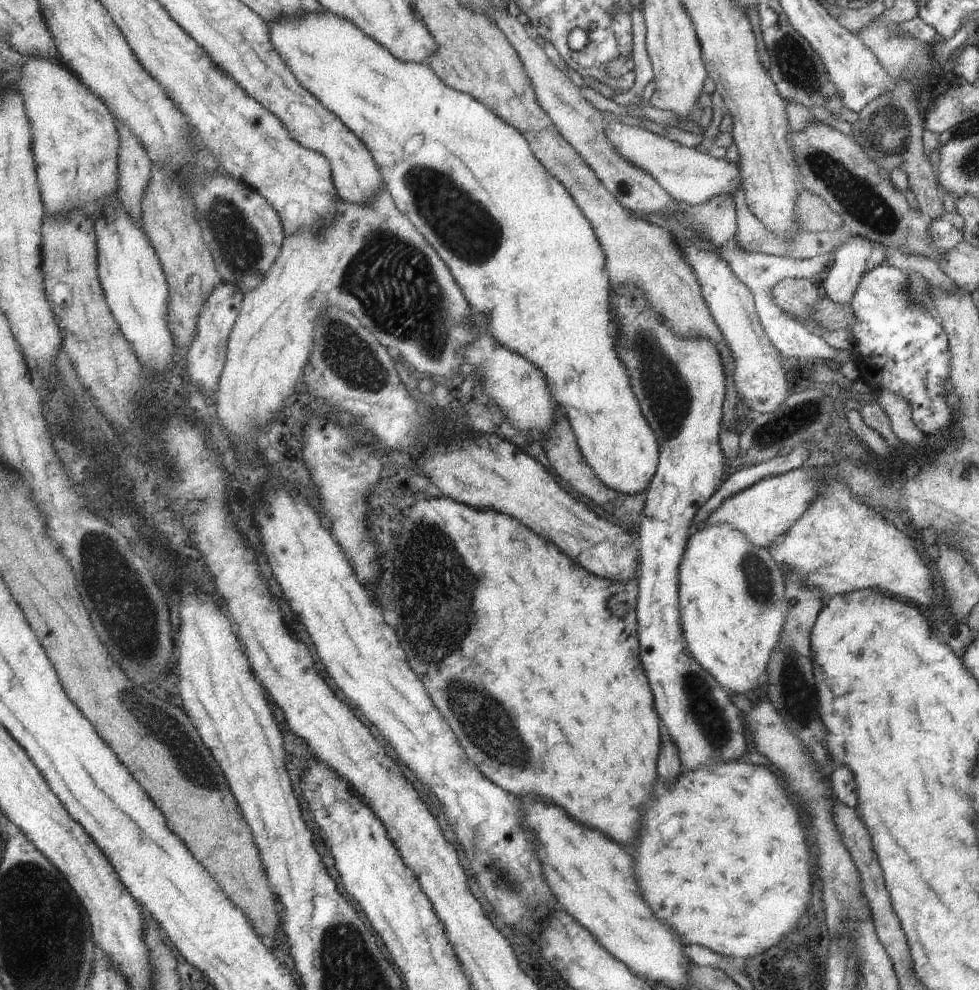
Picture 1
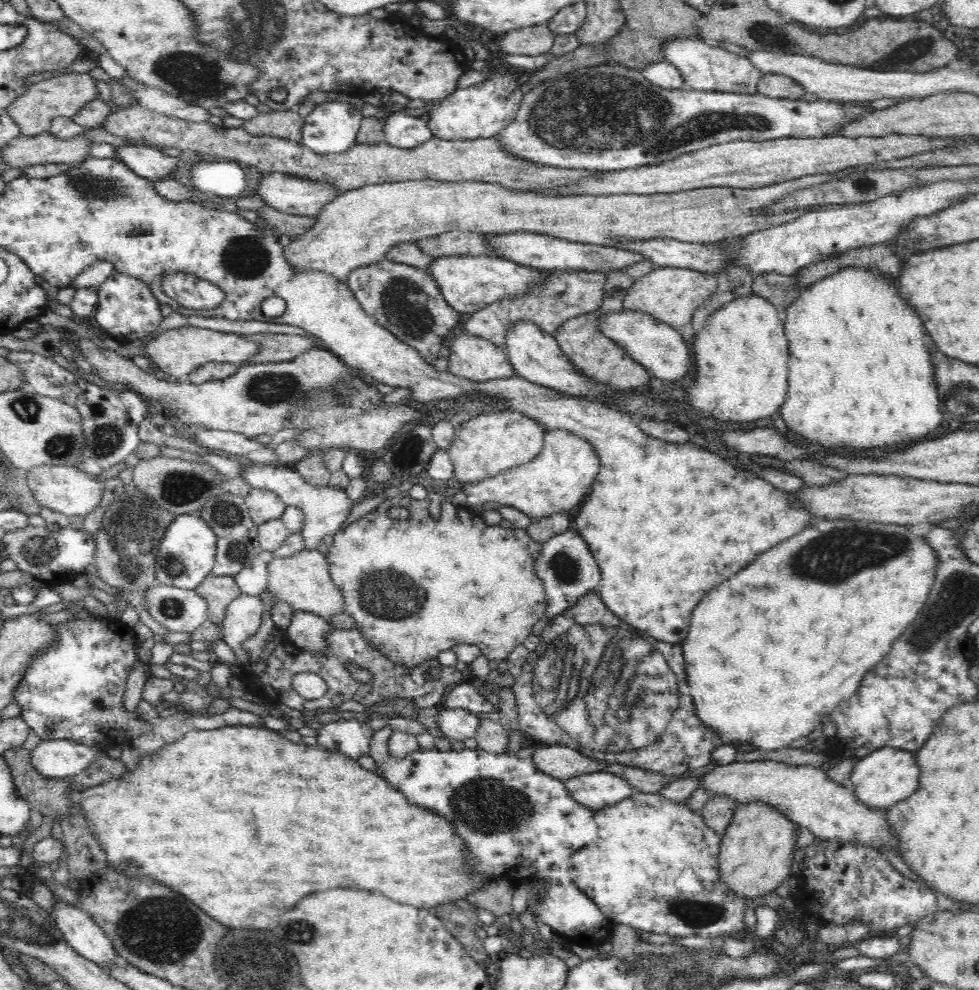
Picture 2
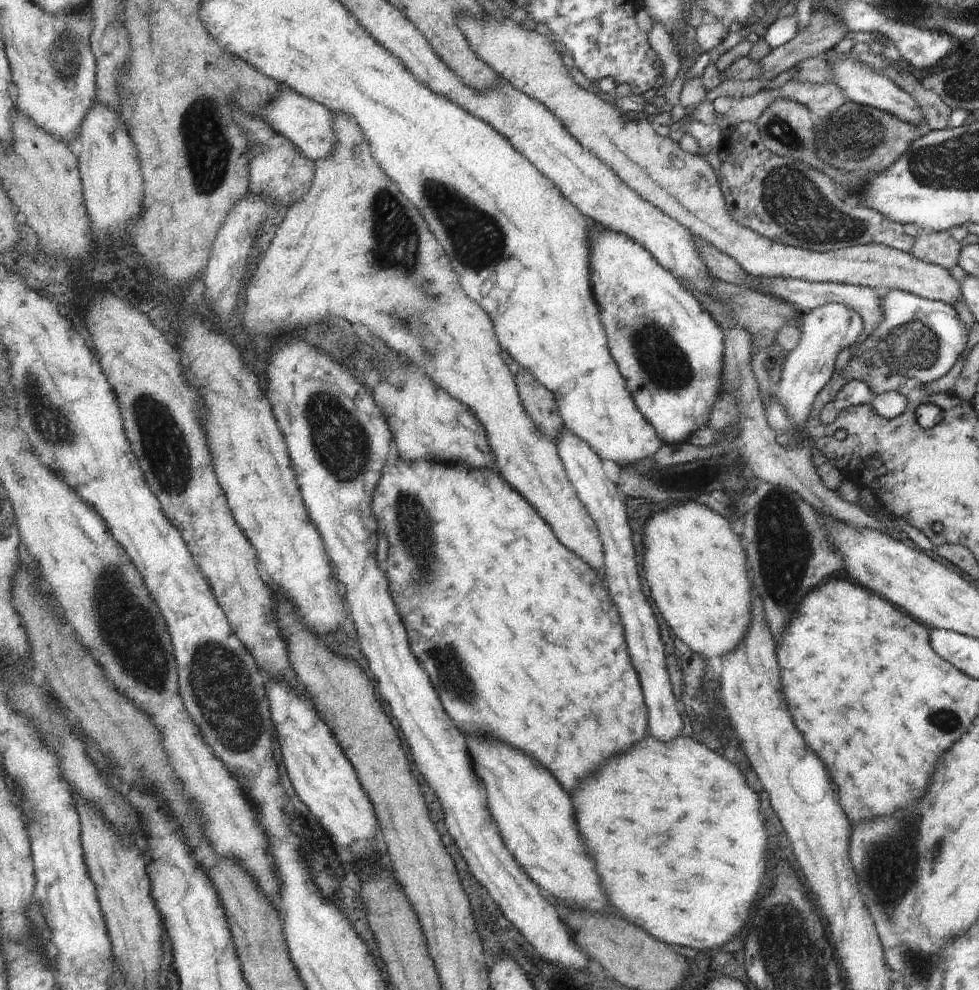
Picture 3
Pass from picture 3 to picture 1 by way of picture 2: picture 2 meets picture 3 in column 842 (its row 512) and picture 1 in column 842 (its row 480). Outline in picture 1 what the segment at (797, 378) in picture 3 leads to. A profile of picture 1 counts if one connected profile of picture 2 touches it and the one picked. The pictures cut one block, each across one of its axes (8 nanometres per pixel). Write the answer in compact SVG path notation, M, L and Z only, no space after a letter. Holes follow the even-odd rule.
M853 236L835 252L831 266L821 276L821 294L839 306L847 306L861 278L873 268L883 266L883 262L885 252L881 250L881 244Z

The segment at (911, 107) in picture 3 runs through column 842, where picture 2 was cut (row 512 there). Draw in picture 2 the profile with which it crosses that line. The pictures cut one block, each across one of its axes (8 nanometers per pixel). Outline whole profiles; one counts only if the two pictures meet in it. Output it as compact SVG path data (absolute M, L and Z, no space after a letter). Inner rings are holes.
M36 466L28 472L26 482L40 506L66 514L68 518L70 516L86 518L86 514L94 512L100 506L100 500L106 488L106 480L102 480L102 476L90 476L84 470L78 470L74 466Z

